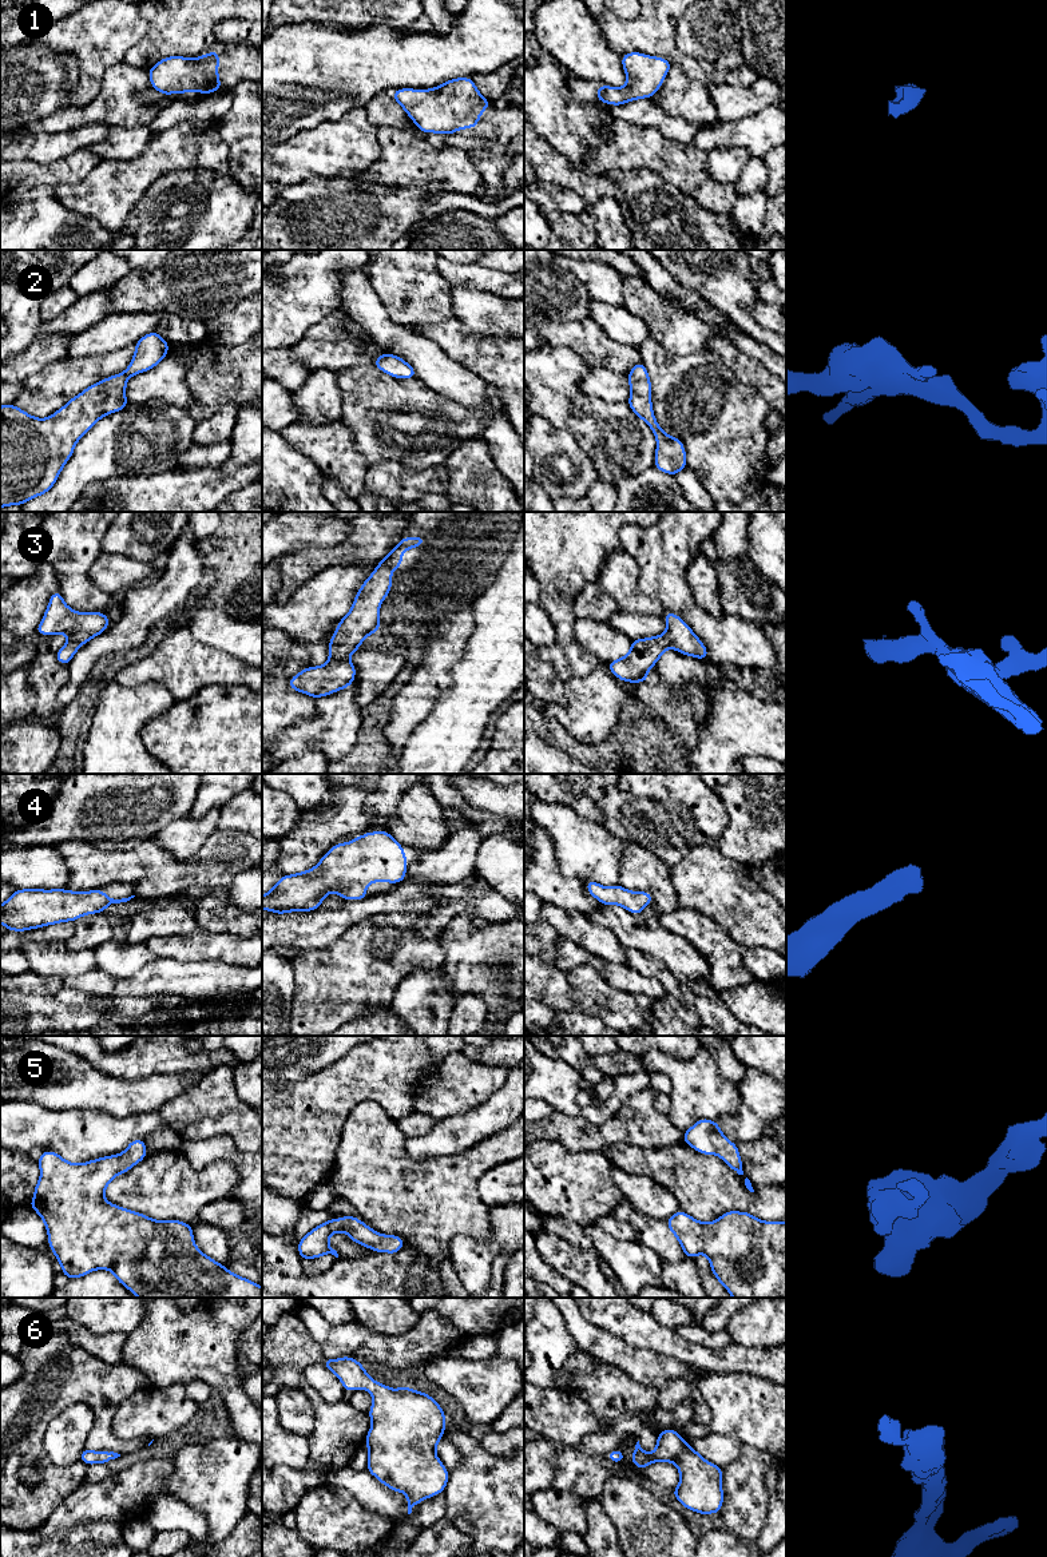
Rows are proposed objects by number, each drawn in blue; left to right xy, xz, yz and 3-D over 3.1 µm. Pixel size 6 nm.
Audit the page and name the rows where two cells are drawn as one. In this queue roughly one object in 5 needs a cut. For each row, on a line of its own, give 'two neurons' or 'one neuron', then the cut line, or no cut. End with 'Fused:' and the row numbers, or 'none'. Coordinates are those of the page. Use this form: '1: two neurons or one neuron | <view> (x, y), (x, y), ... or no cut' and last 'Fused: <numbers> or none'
1: one neuron | no cut
2: one neuron | no cut
3: one neuron | no cut
4: one neuron | no cut
5: one neuron | no cut
6: one neuron | no cut
Fused: none

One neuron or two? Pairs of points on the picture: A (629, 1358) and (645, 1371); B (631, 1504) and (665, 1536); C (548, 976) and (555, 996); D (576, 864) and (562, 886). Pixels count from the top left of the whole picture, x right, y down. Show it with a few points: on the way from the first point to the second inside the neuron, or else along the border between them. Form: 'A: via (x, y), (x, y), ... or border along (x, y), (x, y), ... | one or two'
A: via (633, 1361), (641, 1367) | one
B: via (639, 1512), (657, 1528) | one
C: via (548, 981), (554, 991) | one
D: border along (554, 847), (560, 870), (586, 881) | two

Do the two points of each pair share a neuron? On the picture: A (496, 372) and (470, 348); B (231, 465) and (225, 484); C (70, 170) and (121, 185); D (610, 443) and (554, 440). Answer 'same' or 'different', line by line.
A: same
B: different
C: different
D: different

